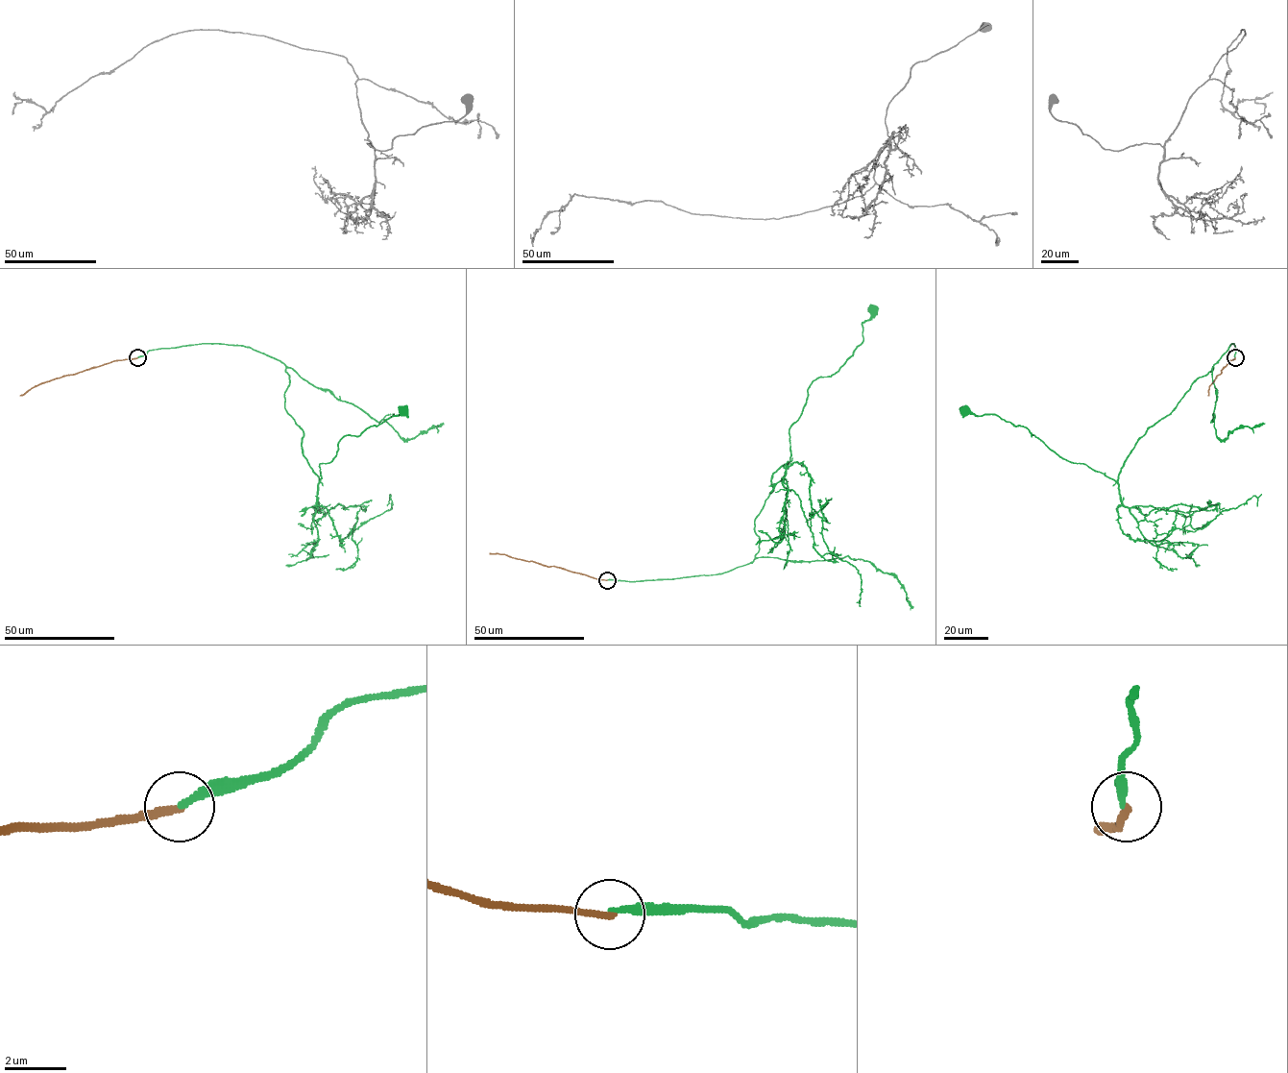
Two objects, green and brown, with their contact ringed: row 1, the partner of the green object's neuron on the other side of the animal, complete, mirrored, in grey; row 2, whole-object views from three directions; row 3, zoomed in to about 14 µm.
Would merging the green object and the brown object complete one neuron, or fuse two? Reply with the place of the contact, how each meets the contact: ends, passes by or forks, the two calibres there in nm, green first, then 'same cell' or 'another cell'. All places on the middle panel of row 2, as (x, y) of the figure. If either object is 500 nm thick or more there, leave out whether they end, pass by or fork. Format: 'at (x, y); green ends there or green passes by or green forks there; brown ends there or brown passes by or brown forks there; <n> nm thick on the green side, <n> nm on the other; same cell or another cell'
at (607, 580); green ends there; brown ends there; 220 nm thick on the green side, 240 nm on the other; another cell

